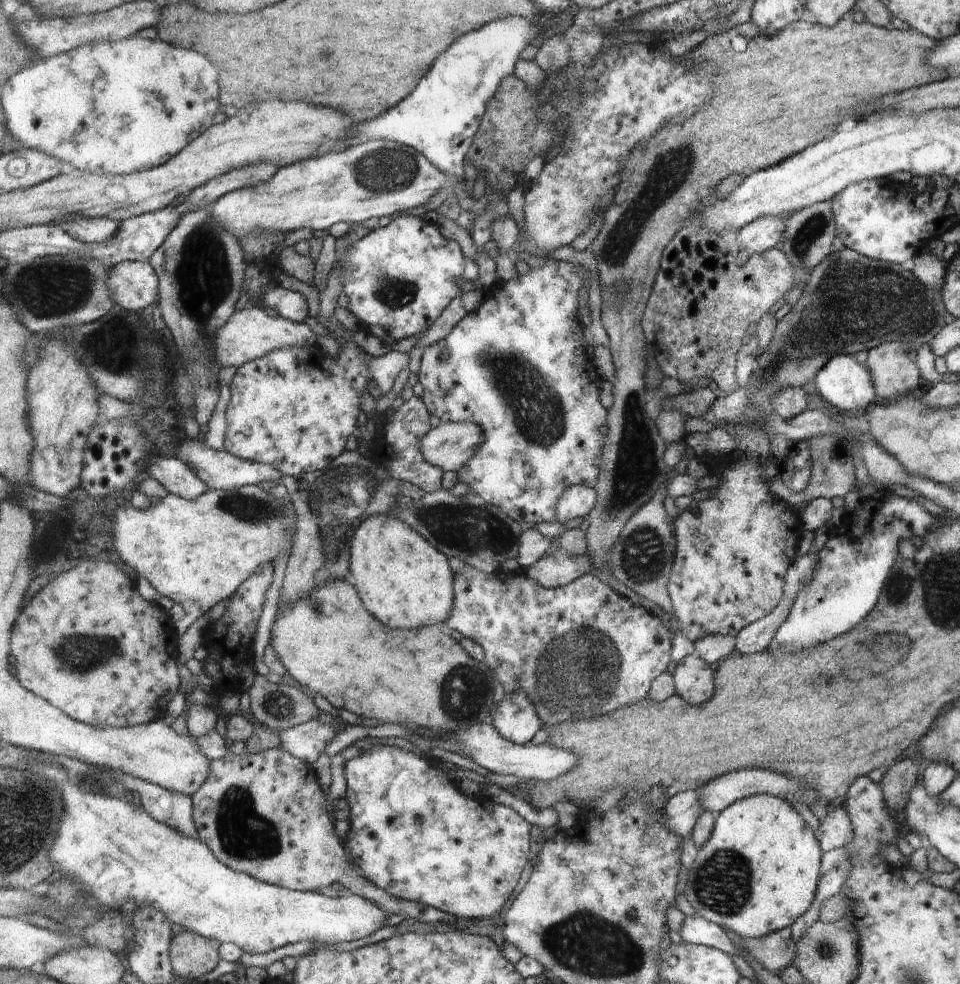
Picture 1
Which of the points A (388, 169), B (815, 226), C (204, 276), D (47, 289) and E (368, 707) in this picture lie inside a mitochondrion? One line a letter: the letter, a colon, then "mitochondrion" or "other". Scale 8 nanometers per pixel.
A: mitochondrion
B: mitochondrion
C: mitochondrion
D: mitochondrion
E: other

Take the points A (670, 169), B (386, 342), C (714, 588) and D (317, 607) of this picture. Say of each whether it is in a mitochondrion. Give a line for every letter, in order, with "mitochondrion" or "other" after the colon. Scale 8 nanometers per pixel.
A: mitochondrion
B: other
C: other
D: mitochondrion

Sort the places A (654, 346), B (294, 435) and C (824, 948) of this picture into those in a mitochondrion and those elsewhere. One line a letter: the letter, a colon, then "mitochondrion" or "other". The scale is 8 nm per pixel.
A: other
B: other
C: mitochondrion

